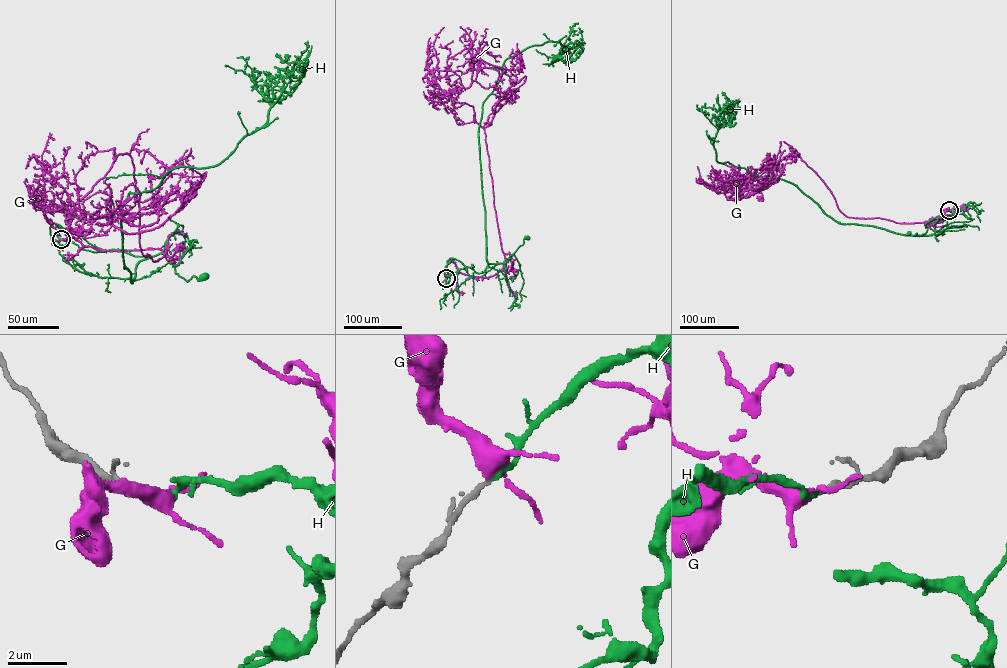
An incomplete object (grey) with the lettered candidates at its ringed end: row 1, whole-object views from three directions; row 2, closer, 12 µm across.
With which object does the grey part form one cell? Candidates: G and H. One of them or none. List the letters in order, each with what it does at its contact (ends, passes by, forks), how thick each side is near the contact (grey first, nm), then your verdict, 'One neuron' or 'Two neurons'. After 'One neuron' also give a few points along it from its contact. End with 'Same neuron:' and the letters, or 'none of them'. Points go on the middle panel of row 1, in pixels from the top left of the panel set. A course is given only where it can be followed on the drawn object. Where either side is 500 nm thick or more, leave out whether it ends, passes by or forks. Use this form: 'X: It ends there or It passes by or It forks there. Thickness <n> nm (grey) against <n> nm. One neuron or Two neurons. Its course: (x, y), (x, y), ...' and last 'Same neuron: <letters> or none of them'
G: It passes by. Thickness 200 nm (grey) against 360 nm. Two neurons
H: It ends there. Thickness 200 nm (grey) against 200 nm. One neuron. Its course: (446, 278), (460, 269), (464, 269), (473, 278), (483, 275), (496, 264), (505, 263), (527, 237)
Same neuron: H

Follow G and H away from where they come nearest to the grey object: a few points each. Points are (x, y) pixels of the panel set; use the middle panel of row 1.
G: (446, 278), (488, 277), (505, 260), (484, 130), (473, 106), (452, 101), (461, 92), (453, 91)
H: (446, 278), (460, 269), (464, 269), (473, 278), (483, 275), (496, 264), (505, 263), (527, 237)

